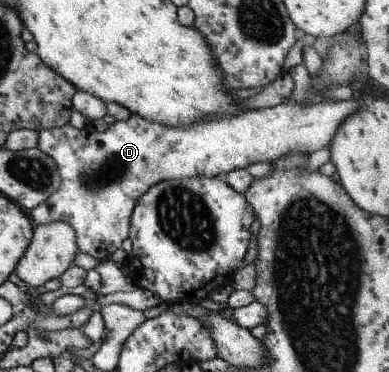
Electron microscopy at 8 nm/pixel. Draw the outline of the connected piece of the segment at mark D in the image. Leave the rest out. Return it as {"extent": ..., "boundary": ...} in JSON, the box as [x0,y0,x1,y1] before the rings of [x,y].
{"extent":[29,100,360,261],"boundary":[[[290,100],[266,109],[249,109],[236,117],[208,117],[189,127],[181,129],[165,127],[152,123],[137,115],[131,115],[126,121],[115,121],[108,129],[99,133],[89,123],[77,130],[69,123],[61,127],[38,132],[38,146],[49,155],[60,172],[61,186],[46,198],[43,204],[30,210],[29,218],[34,226],[55,221],[69,223],[76,232],[80,252],[107,261],[115,250],[121,248],[123,240],[128,238],[132,210],[140,196],[161,181],[171,179],[192,179],[197,177],[224,177],[234,170],[246,169],[256,162],[274,163],[281,157],[302,153],[313,154],[330,144],[338,126],[353,113],[360,103],[358,100],[327,103],[323,100],[316,105],[303,107]]]}

